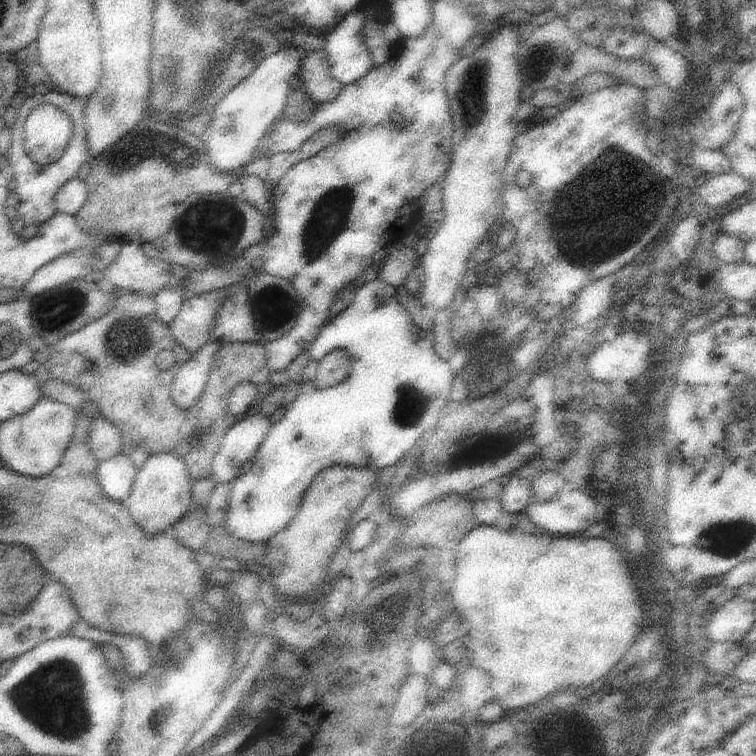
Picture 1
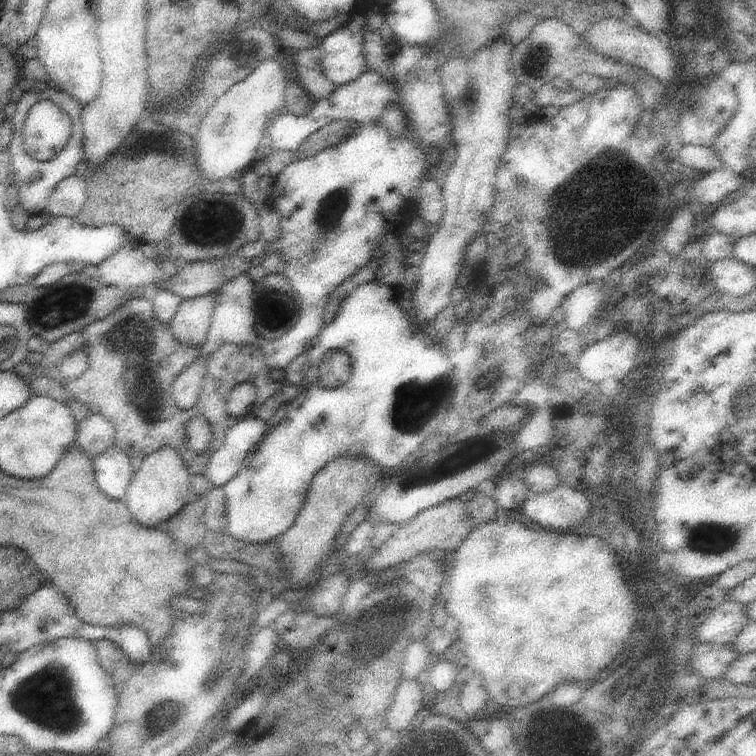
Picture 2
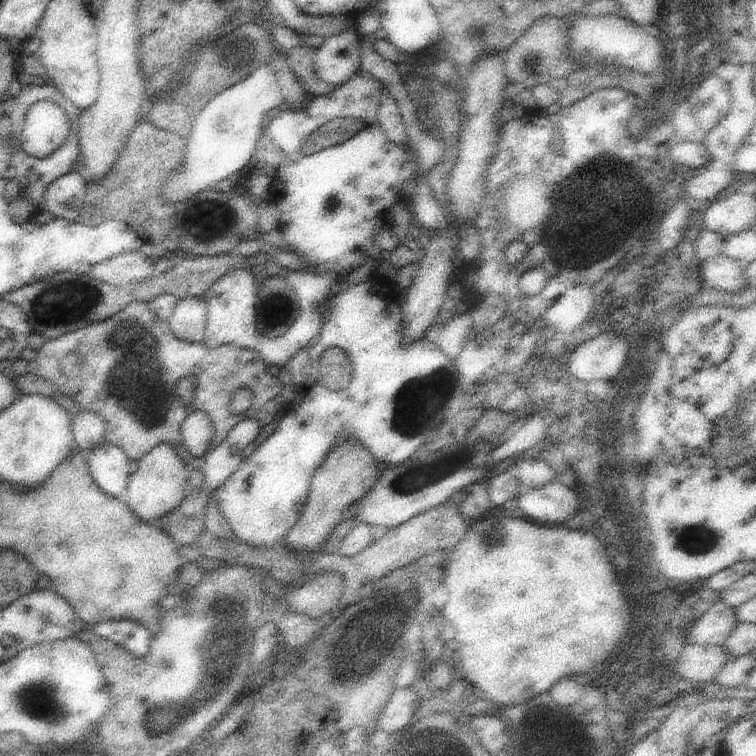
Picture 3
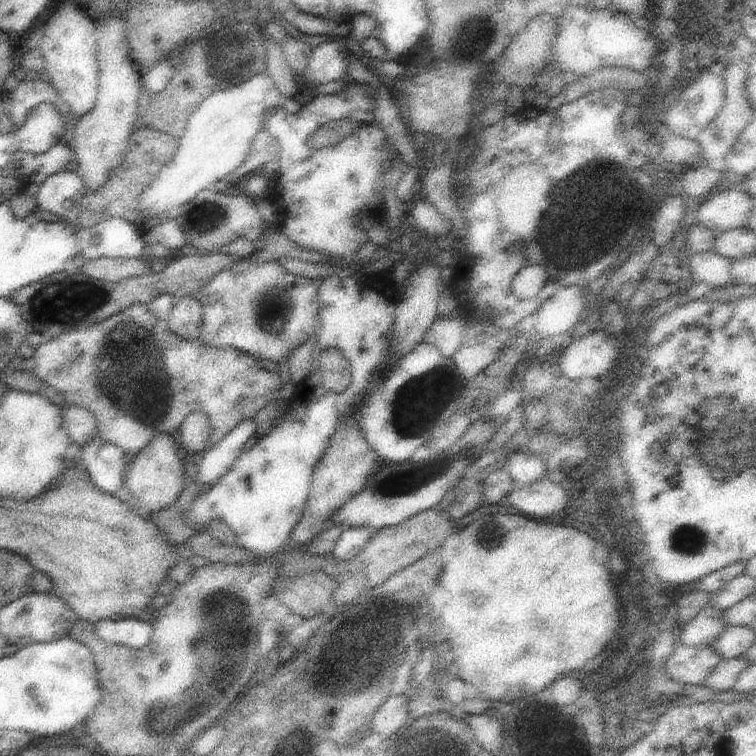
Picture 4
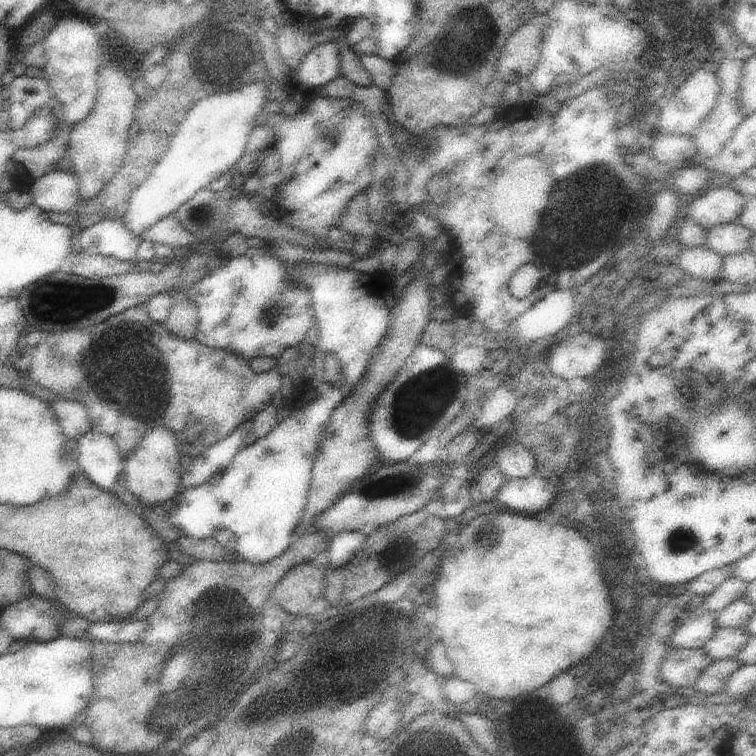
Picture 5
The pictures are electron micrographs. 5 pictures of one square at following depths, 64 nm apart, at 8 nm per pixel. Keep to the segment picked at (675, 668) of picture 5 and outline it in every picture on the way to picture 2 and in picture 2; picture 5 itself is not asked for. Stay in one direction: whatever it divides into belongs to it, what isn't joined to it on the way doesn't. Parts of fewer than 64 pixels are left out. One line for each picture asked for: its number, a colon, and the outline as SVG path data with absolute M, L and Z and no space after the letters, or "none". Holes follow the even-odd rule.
2: M695 644L691 652L691 666L695 672L699 672L703 678L717 678L721 680L731 662L739 654L733 646L721 646L721 644Z
3: M693 644L681 650L681 656L675 662L675 672L683 676L683 680L691 682L713 682L717 674L723 670L727 662L731 662L731 654L723 646L703 646Z
4: M679 642L673 656L667 660L665 670L673 680L681 684L701 686L721 660L723 656L713 646L697 648L697 646L683 646Z

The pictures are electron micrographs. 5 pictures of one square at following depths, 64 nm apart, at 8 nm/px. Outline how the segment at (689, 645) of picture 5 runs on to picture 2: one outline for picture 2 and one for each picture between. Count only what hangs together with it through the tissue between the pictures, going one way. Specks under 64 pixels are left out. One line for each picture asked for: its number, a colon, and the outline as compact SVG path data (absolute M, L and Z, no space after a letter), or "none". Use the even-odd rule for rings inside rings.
2: M725 600L717 608L709 612L709 616L699 624L699 630L695 632L697 644L721 644L731 646L737 638L737 634L751 624L751 620L745 614L745 604L729 602Z
3: M717 602L689 630L687 644L689 646L693 646L693 644L723 646L737 624L739 624L739 618L735 616L735 608L729 606L729 604Z
4: M709 604L707 608L699 610L699 614L691 622L683 626L681 644L697 648L713 646L719 640L719 636L725 632L725 628L727 628L725 610L717 610L715 606Z

